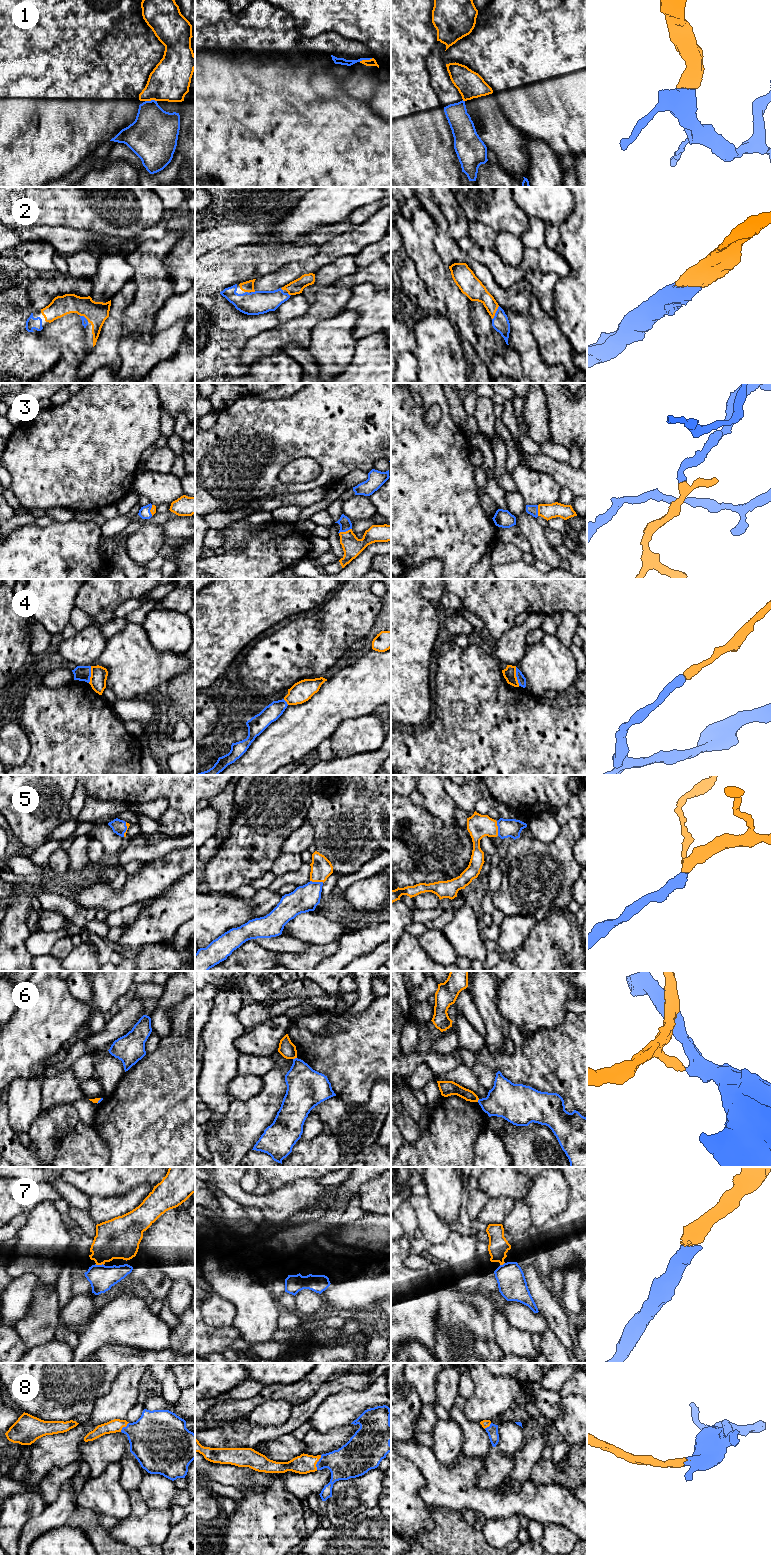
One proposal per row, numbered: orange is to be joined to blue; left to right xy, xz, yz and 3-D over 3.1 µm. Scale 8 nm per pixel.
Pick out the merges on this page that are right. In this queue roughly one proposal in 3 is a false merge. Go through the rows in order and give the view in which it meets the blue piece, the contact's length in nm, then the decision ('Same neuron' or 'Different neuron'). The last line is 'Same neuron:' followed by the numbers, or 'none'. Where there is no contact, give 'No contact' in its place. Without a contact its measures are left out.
1: Touches blue in xz. Shared border 110 nm. Different neuron
2: Touches blue in yz. Shared border 130 nm. Same neuron
3: Touches blue in xz. Shared border 110 nm. Same neuron
4: Touches blue in yz. Shared border 160 nm. Different neuron
5: Touches blue in yz. Shared border 120 nm. Same neuron
6: Touches blue in xz. Shared border 40 nm. Different neuron
7: Touches blue in xy. Shared border 70 nm. Same neuron
8: Touches blue in xz. Shared border 130 nm. Same neuron
Same neuron: 2, 3, 5, 7, 8

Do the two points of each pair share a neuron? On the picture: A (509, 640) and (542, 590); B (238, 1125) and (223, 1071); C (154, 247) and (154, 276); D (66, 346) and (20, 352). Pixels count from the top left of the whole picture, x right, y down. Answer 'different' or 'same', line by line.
A: different
B: different
C: same
D: different

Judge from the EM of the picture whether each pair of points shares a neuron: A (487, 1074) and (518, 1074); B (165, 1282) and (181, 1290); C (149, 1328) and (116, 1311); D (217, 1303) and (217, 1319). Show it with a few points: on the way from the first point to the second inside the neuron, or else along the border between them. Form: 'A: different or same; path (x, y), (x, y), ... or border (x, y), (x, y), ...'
A: same; path (493, 1066), (510, 1066)
B: different; border (174, 1281), (165, 1297)
C: same; path (141, 1324), (131, 1314), (124, 1314)
D: same; path (217, 1307), (217, 1315)

